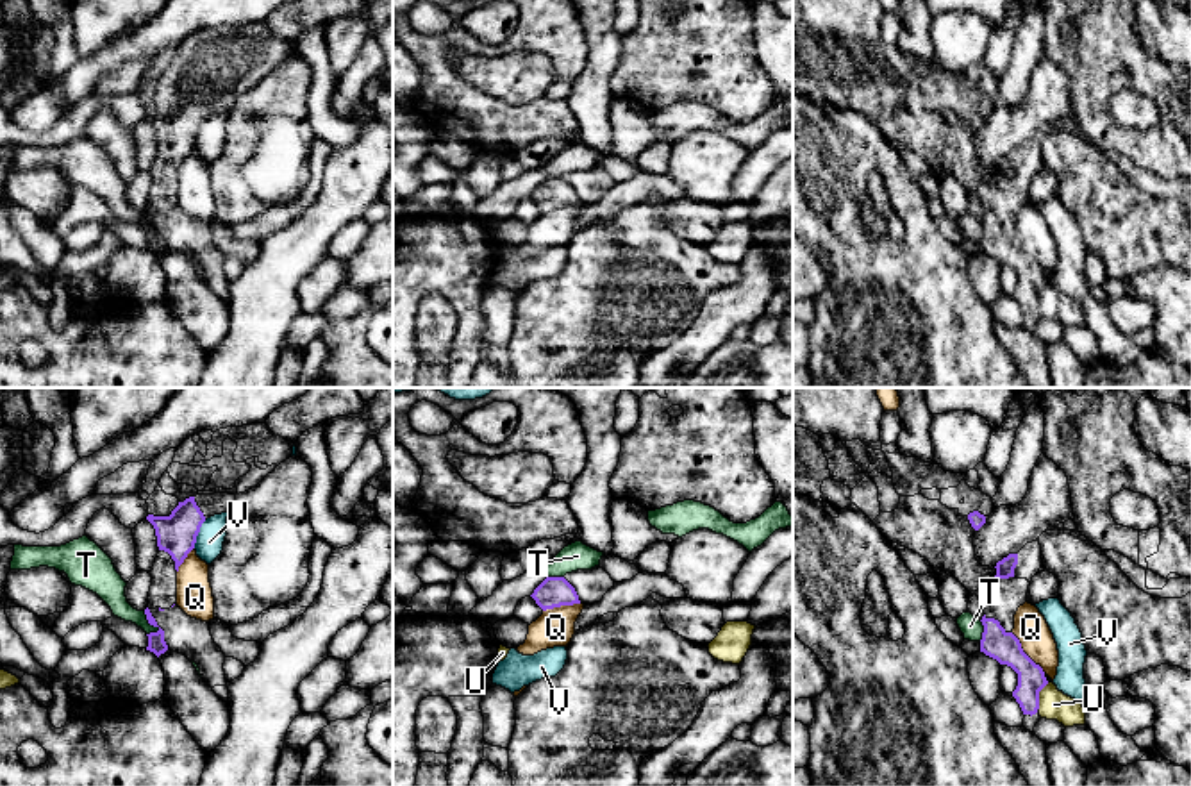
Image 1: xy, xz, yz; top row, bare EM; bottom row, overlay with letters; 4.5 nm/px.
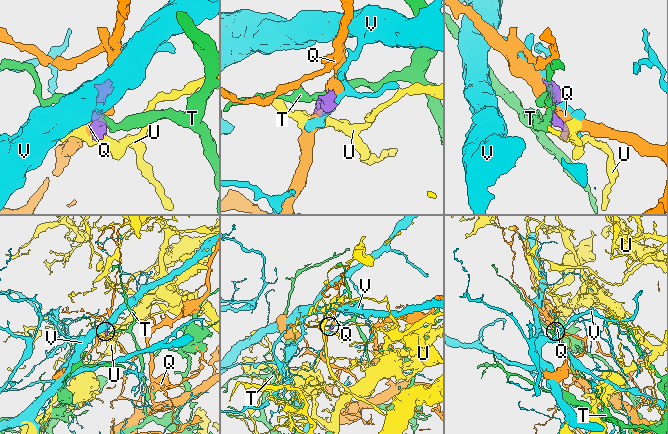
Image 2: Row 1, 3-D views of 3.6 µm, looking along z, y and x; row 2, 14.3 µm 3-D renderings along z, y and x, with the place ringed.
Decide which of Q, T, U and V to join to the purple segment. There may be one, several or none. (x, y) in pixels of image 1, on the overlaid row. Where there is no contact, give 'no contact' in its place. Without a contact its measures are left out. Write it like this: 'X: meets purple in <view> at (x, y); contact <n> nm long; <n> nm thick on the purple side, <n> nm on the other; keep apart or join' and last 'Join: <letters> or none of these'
Q: meets purple in yz at (1024, 652); contact 240 nm long; 140 nm thick on the purple side, 150 nm on the other; keep apart
T: meets purple in xy at (150, 624); contact 120 nm long; 80 nm thick on the purple side, 140 nm on the other; keep apart
U: meets purple in yz at (1038, 697); contact 140 nm long; 130 nm thick on the purple side, 140 nm on the other; keep apart
V: meets purple in xy at (197, 535); contact 140 nm long; 180 nm thick on the purple side, 130 nm on the other; keep apart
Join: none of these

